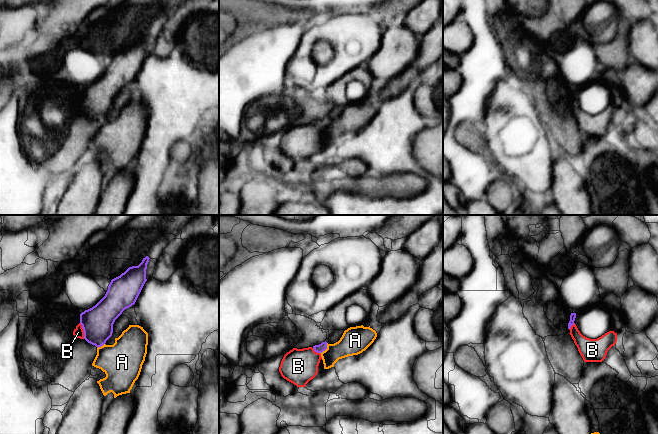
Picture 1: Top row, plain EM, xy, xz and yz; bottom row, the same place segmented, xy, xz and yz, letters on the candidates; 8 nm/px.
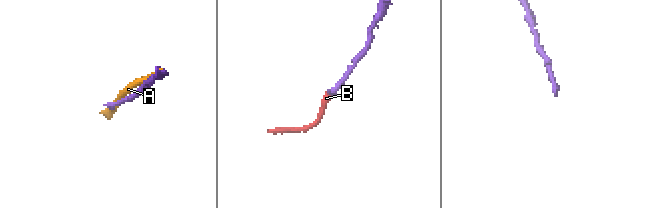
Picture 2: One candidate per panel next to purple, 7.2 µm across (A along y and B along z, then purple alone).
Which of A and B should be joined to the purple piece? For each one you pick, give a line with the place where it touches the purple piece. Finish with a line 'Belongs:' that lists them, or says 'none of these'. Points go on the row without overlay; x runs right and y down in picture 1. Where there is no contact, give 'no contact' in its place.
B: contact xy (83, 106)
Belongs: B

